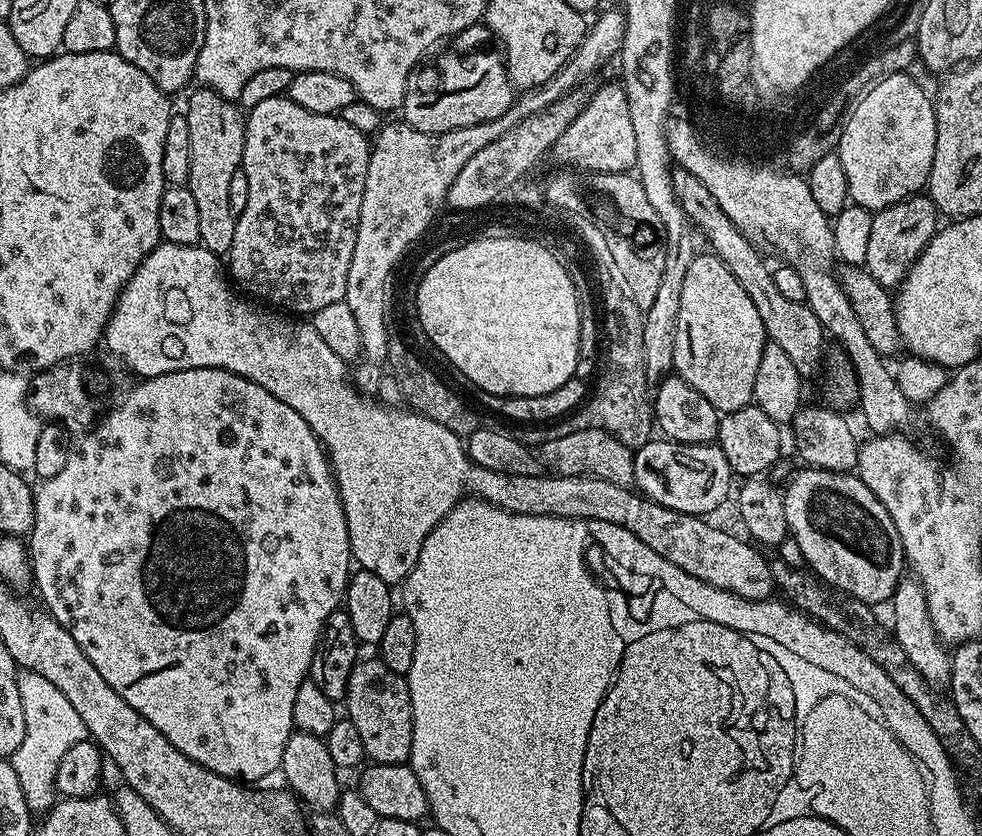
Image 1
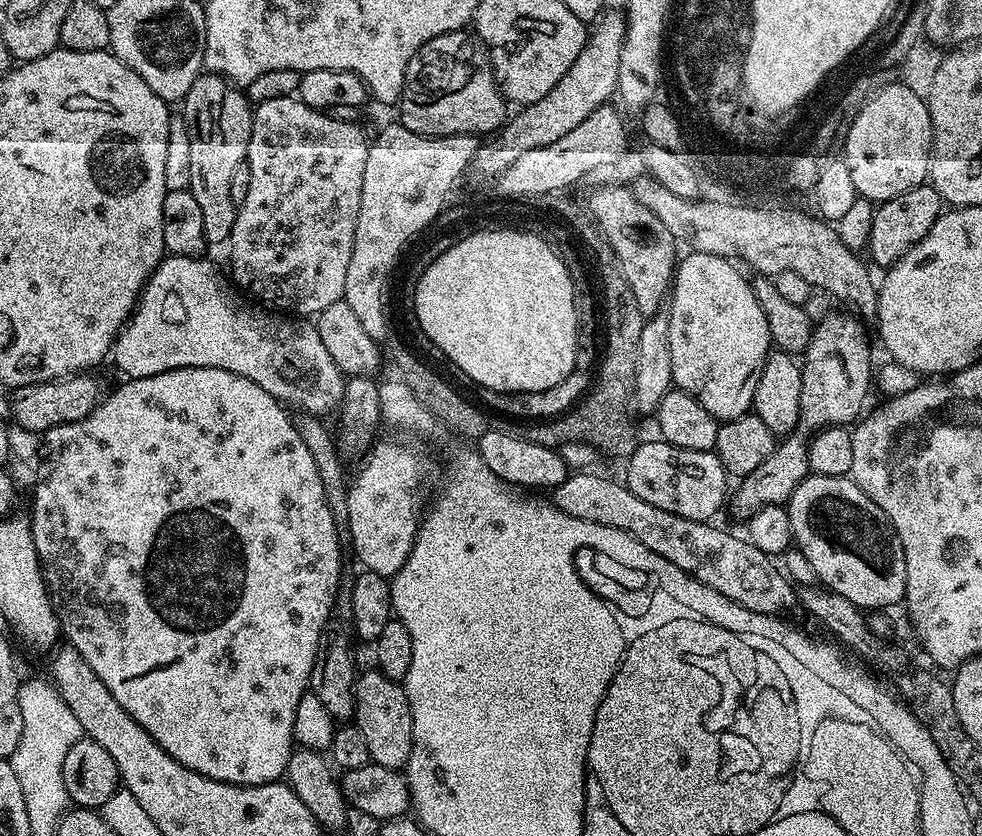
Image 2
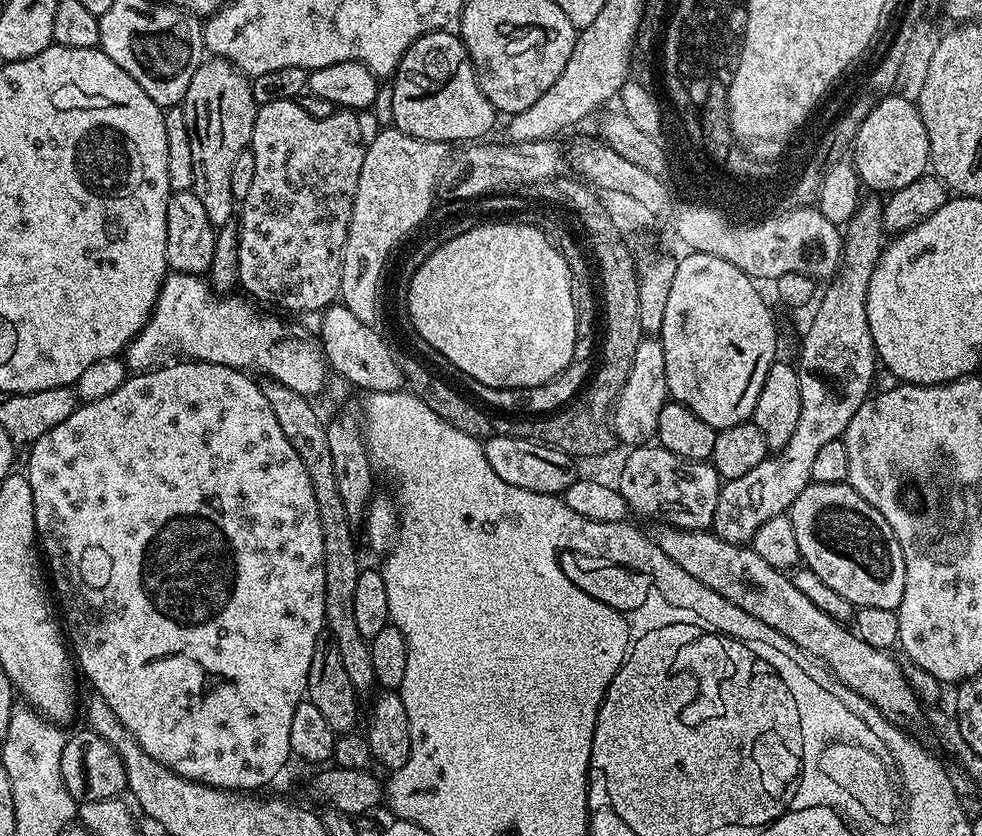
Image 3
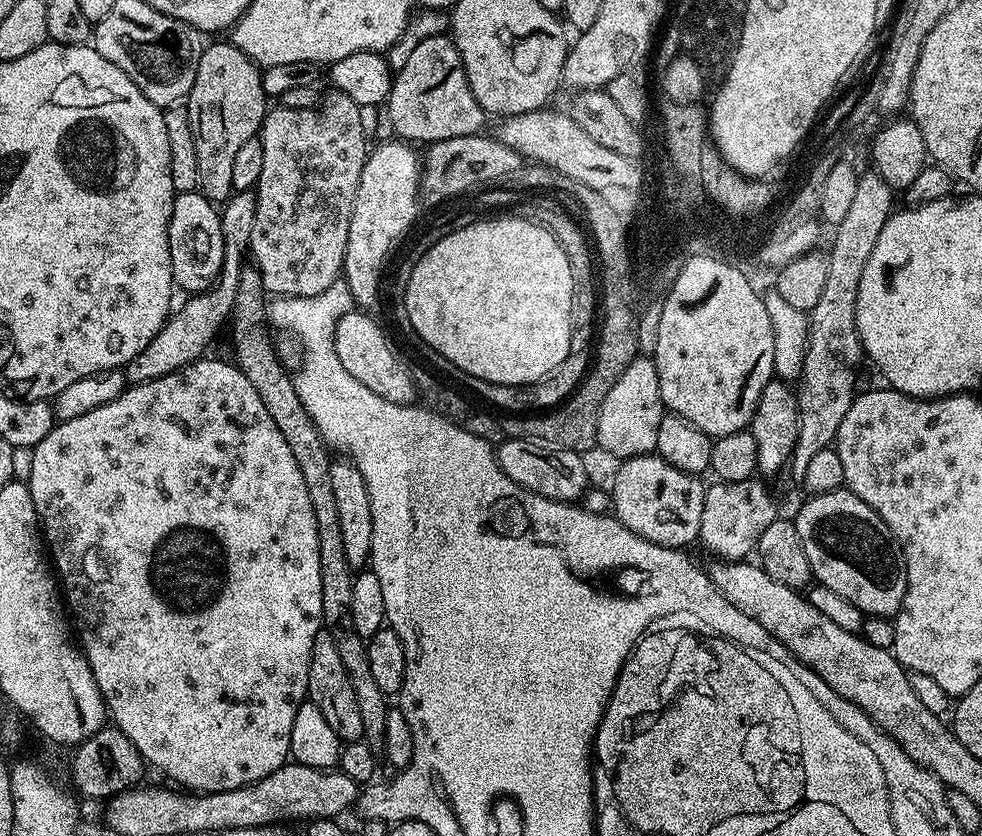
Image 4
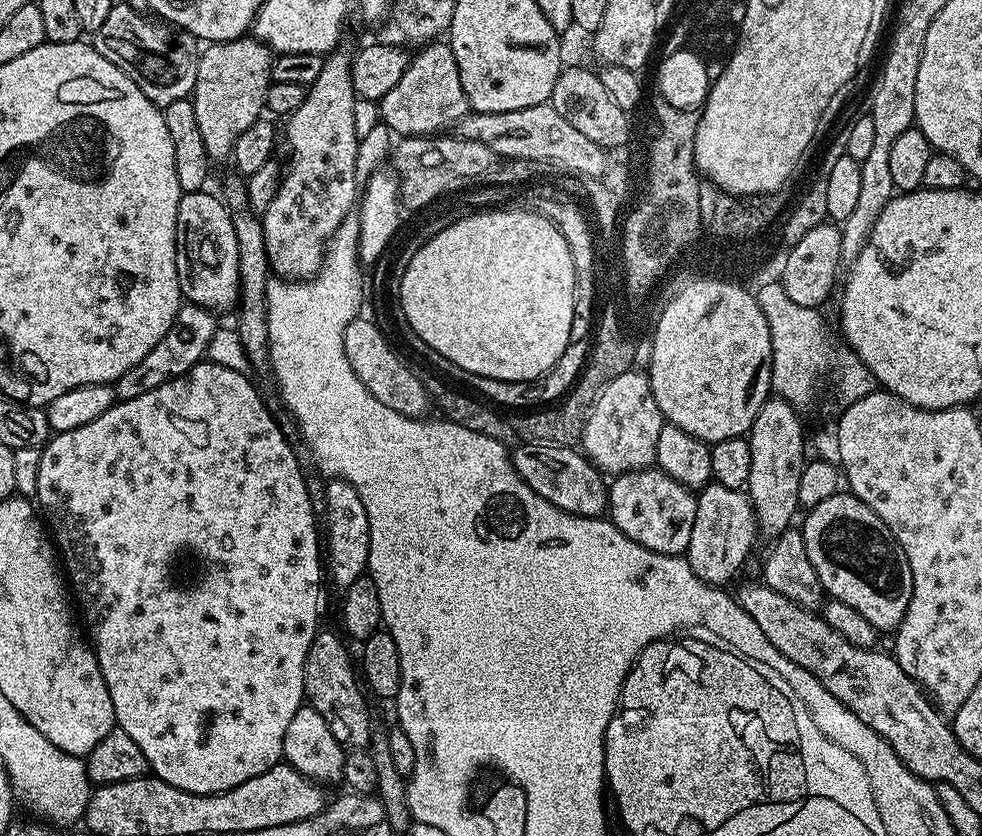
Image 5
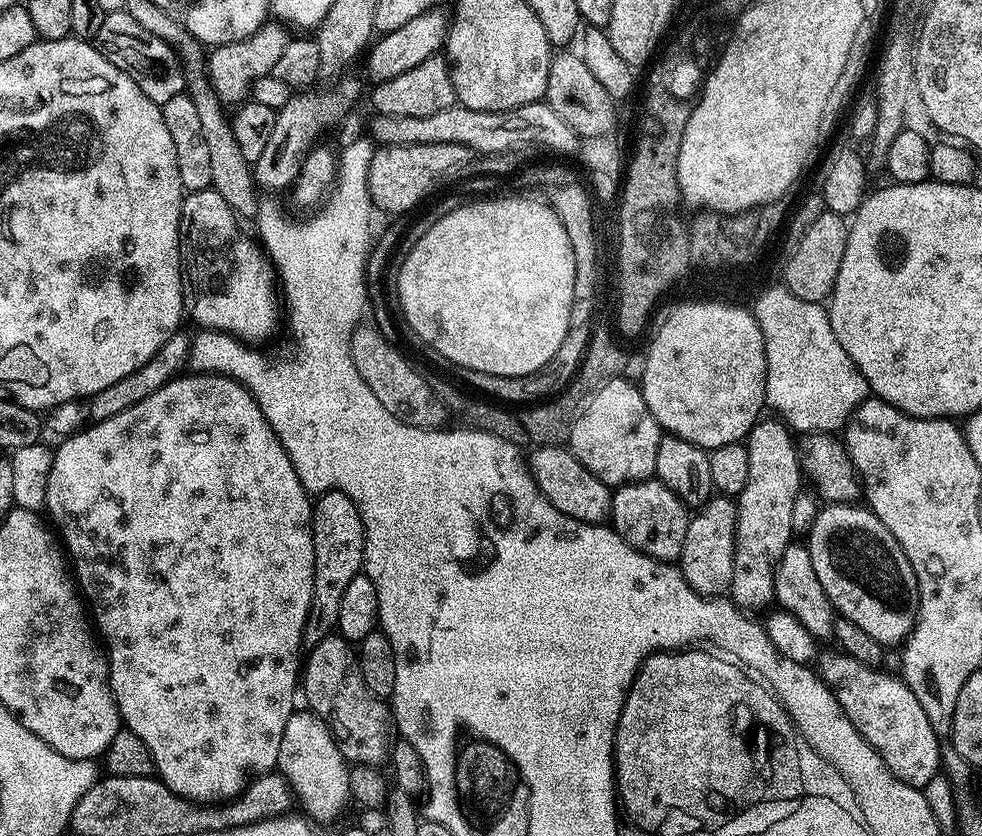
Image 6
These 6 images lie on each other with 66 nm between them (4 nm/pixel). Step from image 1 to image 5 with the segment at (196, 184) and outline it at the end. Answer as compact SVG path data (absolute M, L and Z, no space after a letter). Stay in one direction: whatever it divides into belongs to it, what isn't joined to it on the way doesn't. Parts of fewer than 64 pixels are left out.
M241 38L239 40L217 40L209 43L208 48L199 53L196 61L196 85L192 87L191 101L194 106L194 114L198 118L198 130L202 130L202 142L206 146L206 154L209 161L216 162L216 160L227 161L231 157L234 150L234 142L238 142L238 134L242 134L242 130L246 130L247 127L252 126L256 120L261 119L262 113L265 111L265 101L268 98L268 87L272 84L272 61L274 59L274 53L267 44L262 43L255 38Z

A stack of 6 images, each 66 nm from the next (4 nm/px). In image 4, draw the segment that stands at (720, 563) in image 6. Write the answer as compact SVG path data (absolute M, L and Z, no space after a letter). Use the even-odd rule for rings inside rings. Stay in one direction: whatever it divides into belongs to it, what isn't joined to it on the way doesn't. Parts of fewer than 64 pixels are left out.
M760 478L742 482L712 482L704 489L702 502L702 526L699 543L717 561L744 560L751 557L756 550L762 530L778 518L776 500L768 493L768 488ZM761 480L761 481L760 481ZM749 555L749 556L748 556Z

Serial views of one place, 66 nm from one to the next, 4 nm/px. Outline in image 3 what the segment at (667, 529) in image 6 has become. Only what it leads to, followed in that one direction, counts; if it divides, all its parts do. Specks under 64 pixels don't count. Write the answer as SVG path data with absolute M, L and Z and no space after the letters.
M636 446L629 452L632 453L620 468L618 490L633 513L648 520L661 520L661 525L675 530L702 532L711 529L722 483L711 463L683 460L659 446Z

